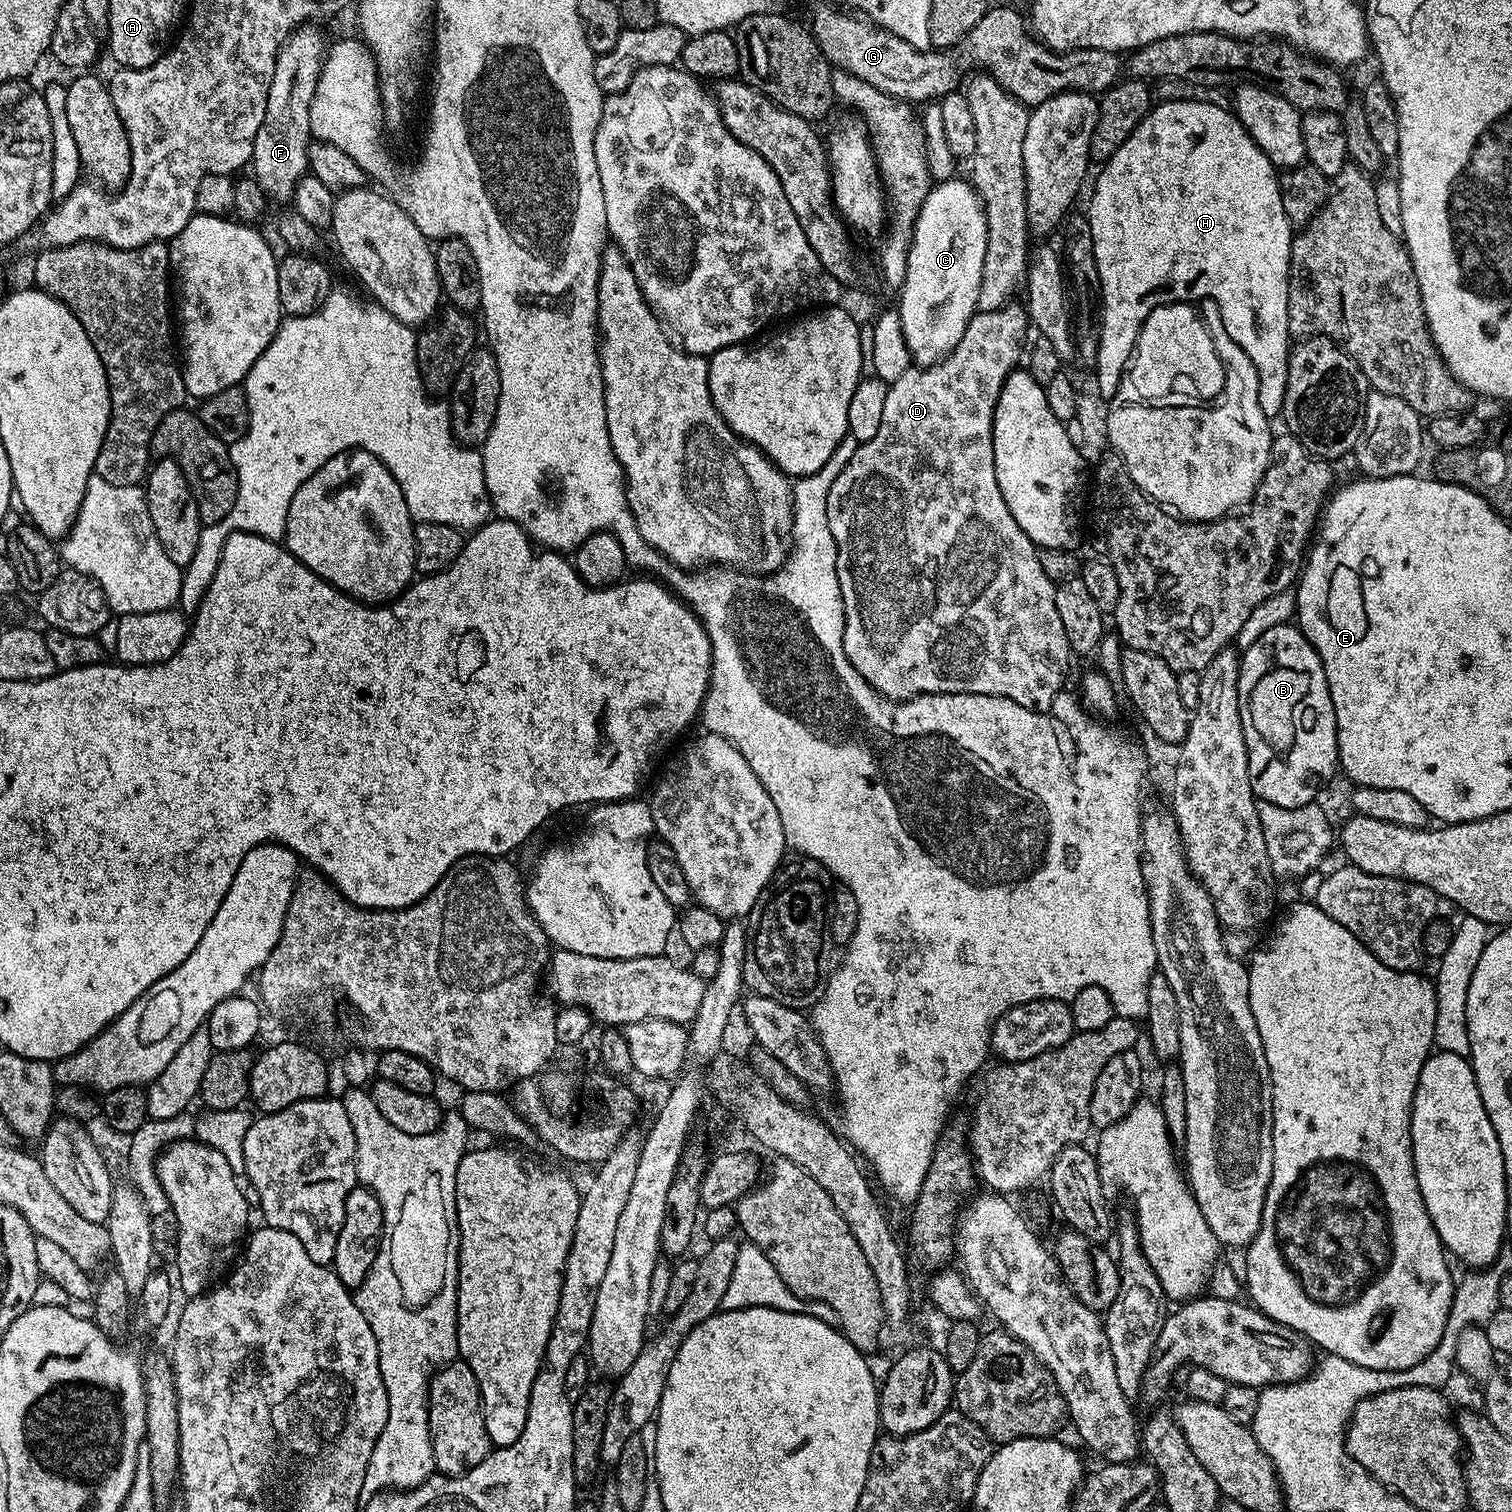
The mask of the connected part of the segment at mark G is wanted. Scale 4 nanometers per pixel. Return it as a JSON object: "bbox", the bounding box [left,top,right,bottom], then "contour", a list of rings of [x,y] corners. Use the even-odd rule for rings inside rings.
{"bbox":[810,4,962,104],"contour":[[[828,4],[818,5],[812,12],[812,24],[810,23],[811,34],[829,65],[850,71],[860,81],[884,93],[890,93],[901,101],[914,104],[928,98],[942,98],[946,93],[956,90],[950,80],[962,78],[948,78],[956,68],[952,64],[943,64],[943,60],[940,60],[940,50],[928,52],[915,49],[892,32],[871,28],[865,19],[837,8]]]}

